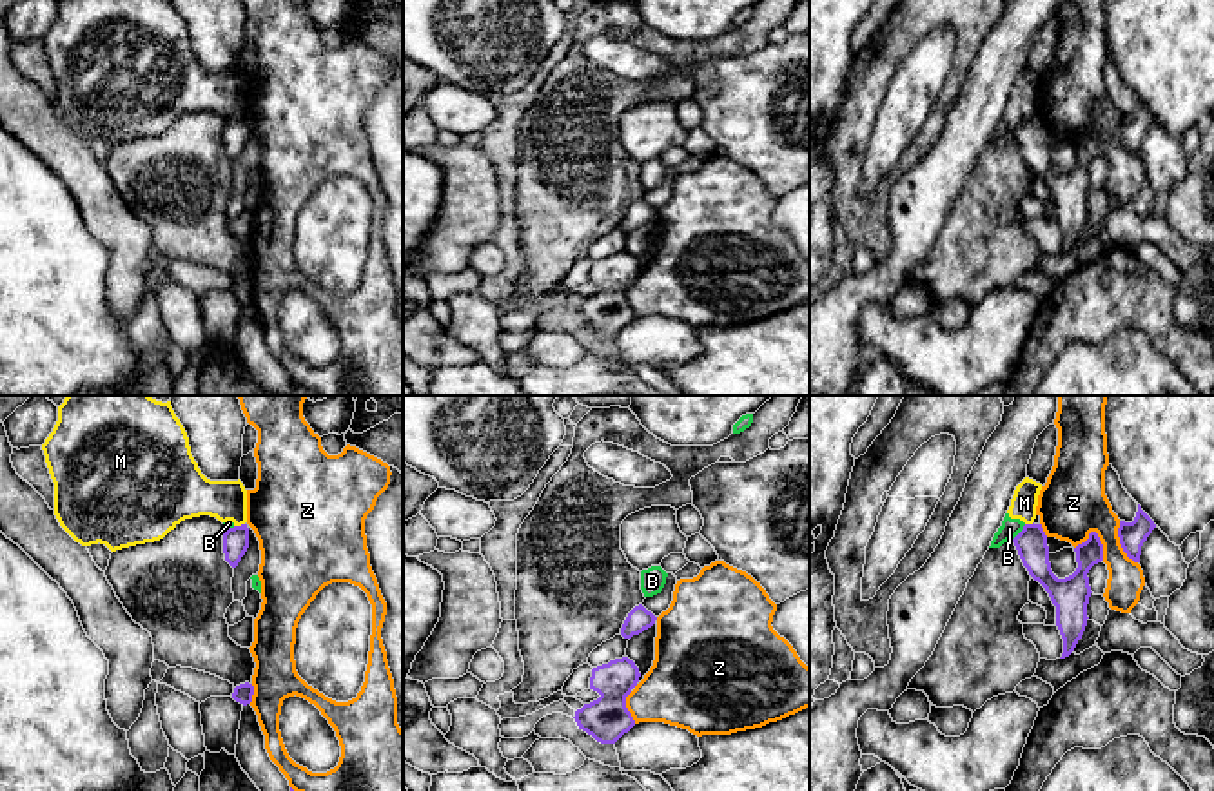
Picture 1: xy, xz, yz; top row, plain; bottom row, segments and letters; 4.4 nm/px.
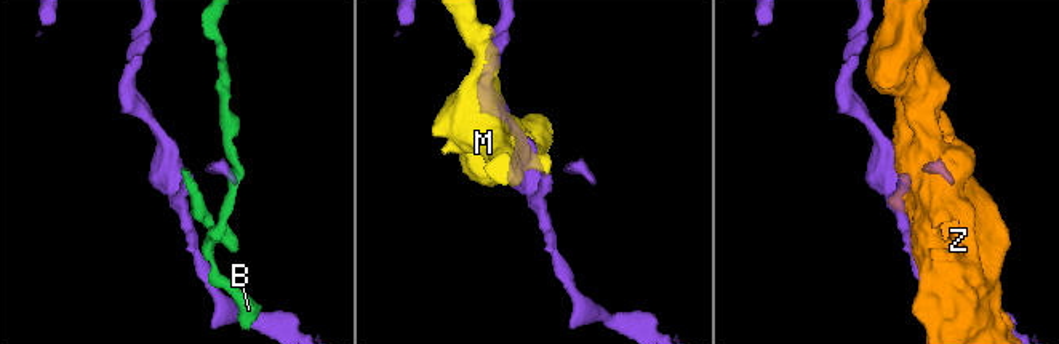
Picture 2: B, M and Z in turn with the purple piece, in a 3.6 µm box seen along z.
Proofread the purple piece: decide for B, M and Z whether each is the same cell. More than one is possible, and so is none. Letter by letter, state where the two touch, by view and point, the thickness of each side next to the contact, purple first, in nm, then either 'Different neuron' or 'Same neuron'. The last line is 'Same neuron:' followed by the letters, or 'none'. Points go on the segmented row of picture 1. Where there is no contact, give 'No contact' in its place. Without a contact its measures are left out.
B: Touches purple at yz (1020, 532). Thickness 140 nm (purple) against 90 nm. Different neuron
M: Touches purple at xy (238, 527). Thickness 110 nm (purple) against 190 nm. Different neuron
Z: Touches purple at yz (1096, 536). Thickness 120 nm (purple) against 300 nm. Different neuron
Same neuron: none

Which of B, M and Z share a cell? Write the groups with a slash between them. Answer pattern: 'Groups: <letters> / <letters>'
Groups: B M / Z

